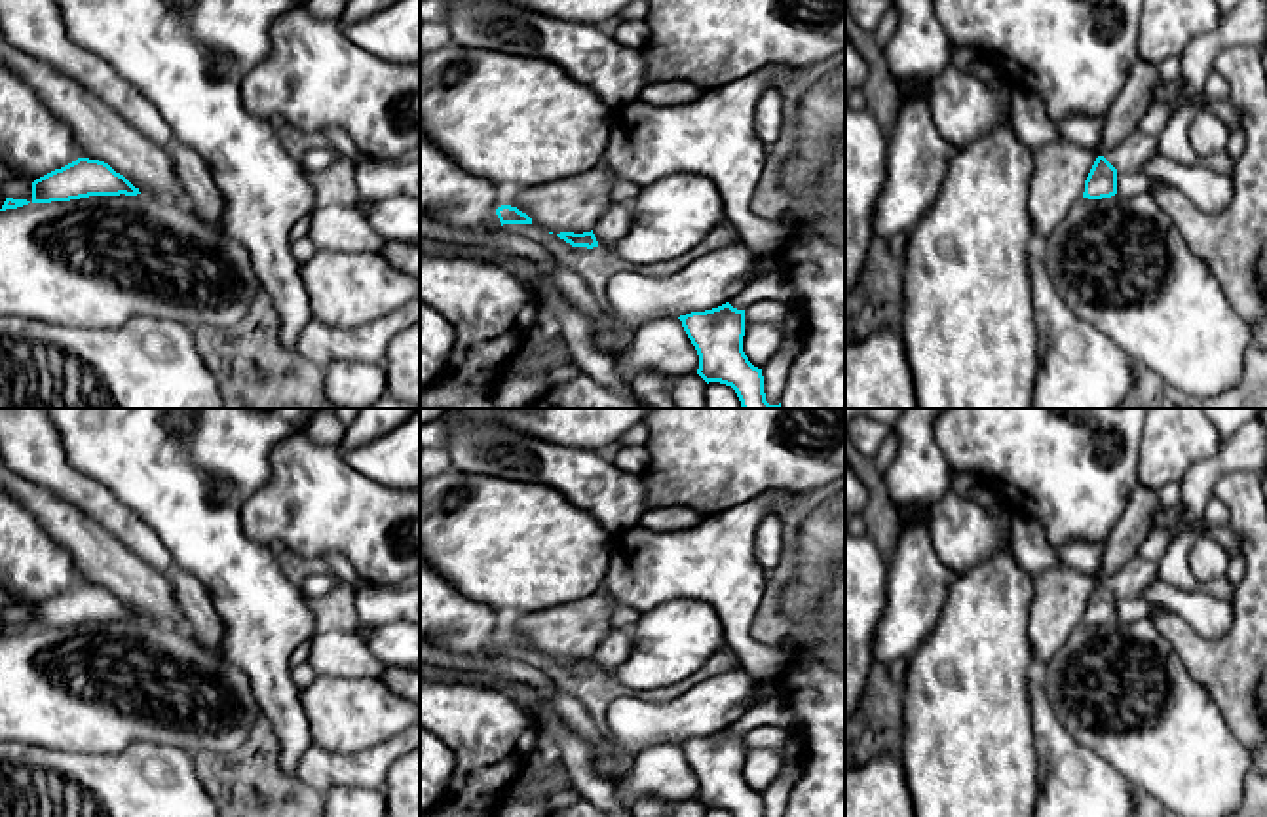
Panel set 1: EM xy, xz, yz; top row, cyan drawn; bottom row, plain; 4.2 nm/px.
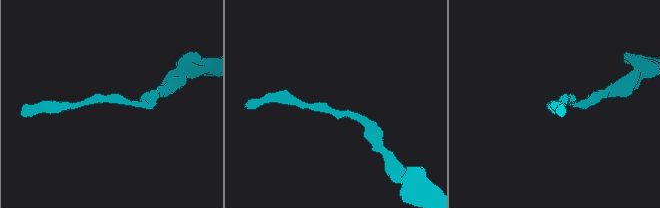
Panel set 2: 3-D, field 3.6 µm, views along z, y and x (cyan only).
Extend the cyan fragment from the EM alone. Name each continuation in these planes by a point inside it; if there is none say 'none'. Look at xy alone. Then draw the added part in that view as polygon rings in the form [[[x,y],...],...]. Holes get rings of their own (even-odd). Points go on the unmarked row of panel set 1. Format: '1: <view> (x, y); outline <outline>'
none

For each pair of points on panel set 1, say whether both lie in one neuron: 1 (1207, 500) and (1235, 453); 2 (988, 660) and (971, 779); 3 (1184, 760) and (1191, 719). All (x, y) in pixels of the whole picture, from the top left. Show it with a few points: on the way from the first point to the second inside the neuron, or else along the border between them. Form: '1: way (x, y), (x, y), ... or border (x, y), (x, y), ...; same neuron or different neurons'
1: way (1207, 489), (1207, 479), (1224, 462); same neuron
2: way (971, 690), (971, 749); same neuron
3: way (1184, 751), (1184, 728); same neuron

